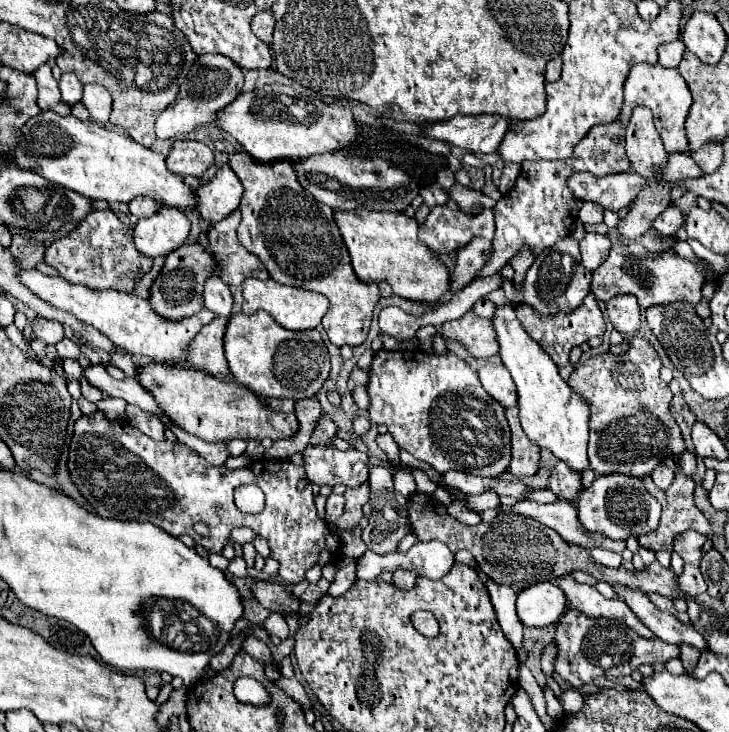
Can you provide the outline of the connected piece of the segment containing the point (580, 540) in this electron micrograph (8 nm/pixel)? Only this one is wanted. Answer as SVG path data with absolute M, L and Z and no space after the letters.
M525 500L525 502L517 502L511 510L533 518L545 524L547 528L553 528L569 544L577 544L581 548L605 548L619 554L625 550L623 540L607 540L607 536L599 536L597 532L587 532L577 518L577 508L567 500L555 500L551 504Z

